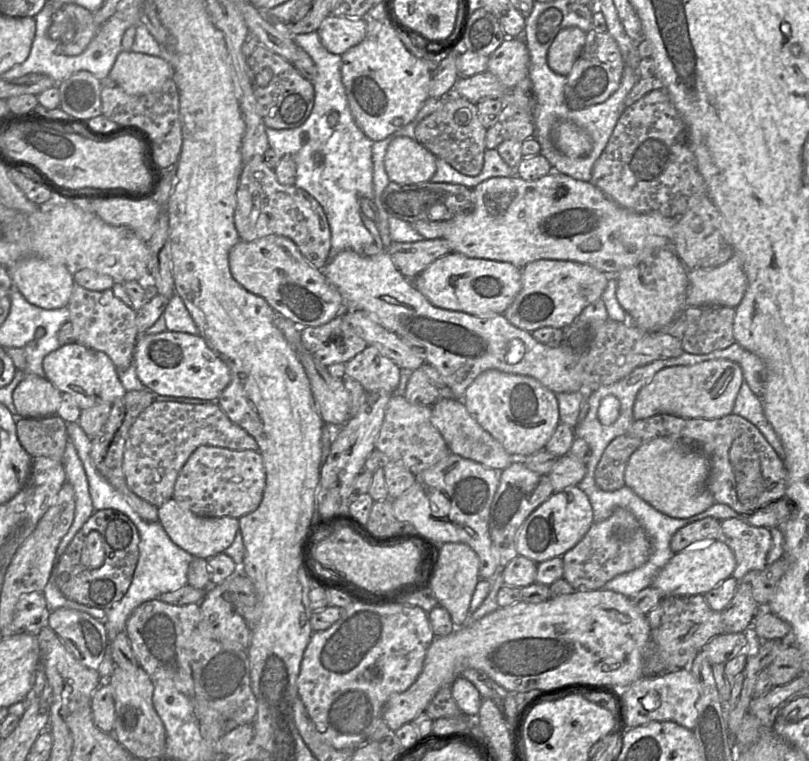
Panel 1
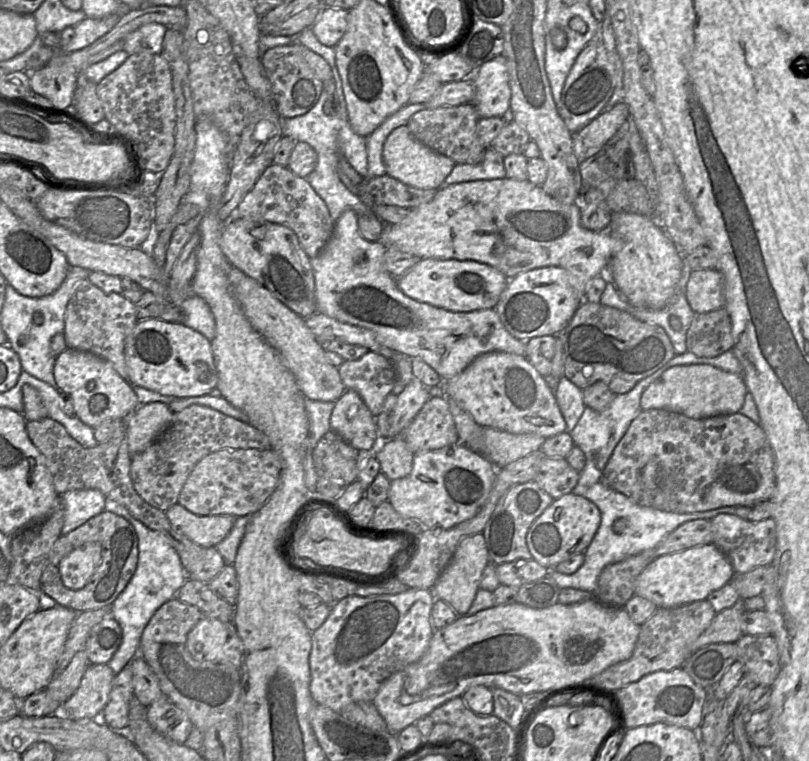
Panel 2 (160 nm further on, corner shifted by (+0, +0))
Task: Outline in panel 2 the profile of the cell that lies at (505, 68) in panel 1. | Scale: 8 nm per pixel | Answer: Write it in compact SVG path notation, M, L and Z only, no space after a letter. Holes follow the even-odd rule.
M503 54L487 61L465 79L474 83L475 95L471 103L480 118L503 117L506 123L513 121L509 73Z

